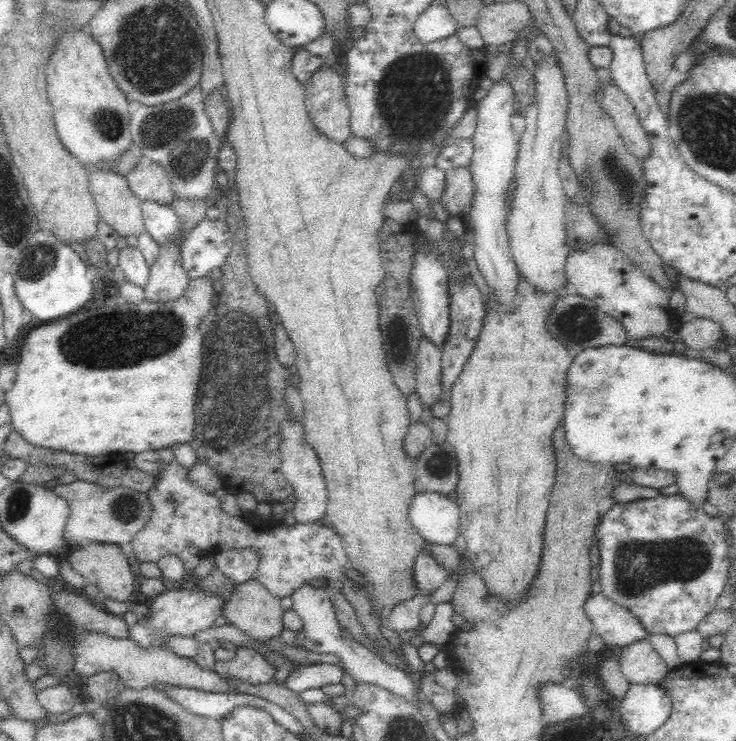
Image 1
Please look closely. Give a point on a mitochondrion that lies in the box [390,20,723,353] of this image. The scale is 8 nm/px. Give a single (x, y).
(578, 323)

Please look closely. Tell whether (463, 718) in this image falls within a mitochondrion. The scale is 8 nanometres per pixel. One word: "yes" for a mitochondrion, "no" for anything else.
no

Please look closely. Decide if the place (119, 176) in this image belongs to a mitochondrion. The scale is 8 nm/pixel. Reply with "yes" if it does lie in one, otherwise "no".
no

